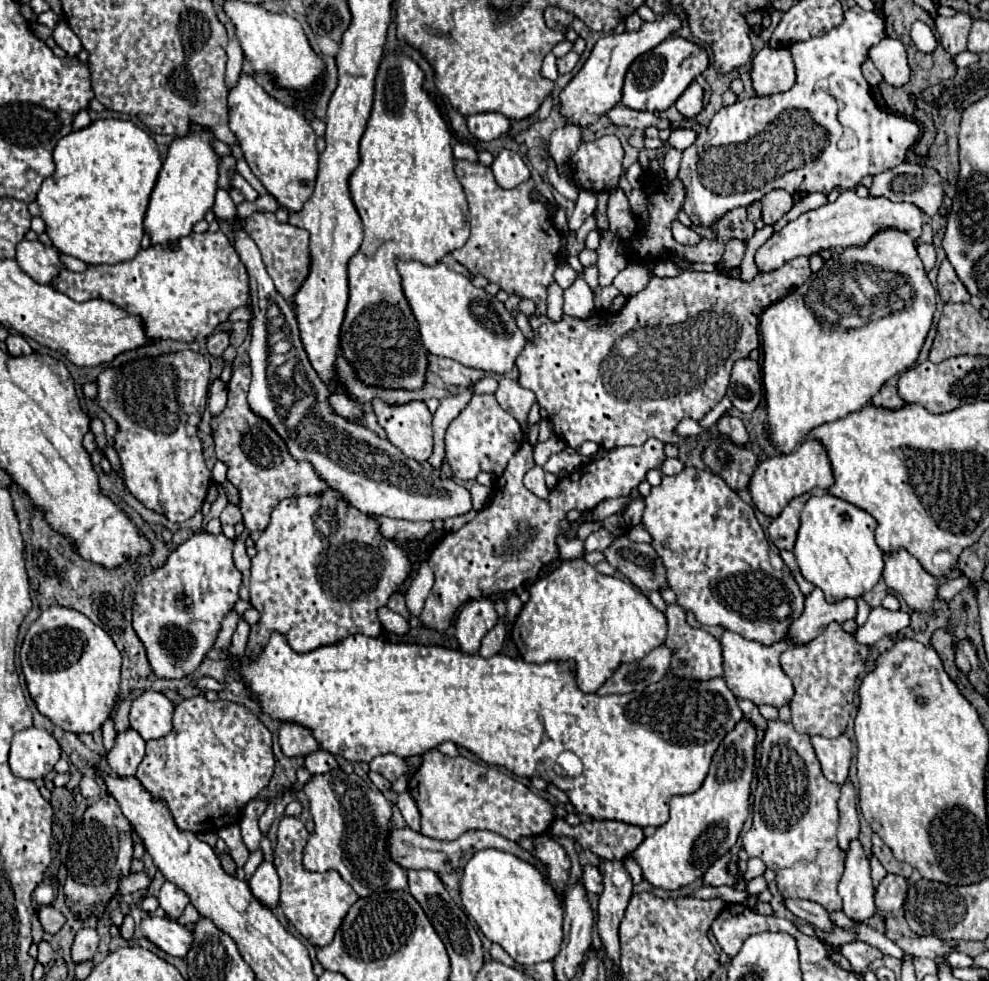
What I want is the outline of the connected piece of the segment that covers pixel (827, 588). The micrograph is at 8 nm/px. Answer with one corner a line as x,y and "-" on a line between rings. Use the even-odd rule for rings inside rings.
813,494
807,500
793,554
803,578
821,588
827,602
859,598
881,578
883,552
875,544
875,524
873,516
831,494

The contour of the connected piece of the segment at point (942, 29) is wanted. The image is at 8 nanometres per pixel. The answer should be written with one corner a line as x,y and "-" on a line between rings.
957,12
951,18
945,18
945,16
935,18
935,28
939,32
941,44
951,56
957,56
959,52
967,50
967,36
971,32
971,24
973,24
973,18
965,12

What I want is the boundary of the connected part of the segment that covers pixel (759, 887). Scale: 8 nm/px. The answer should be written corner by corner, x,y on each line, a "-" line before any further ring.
757,876
757,878
753,878
753,880
749,880
747,882
747,890
749,890
749,894
751,894
751,900
749,900
749,904
753,906
753,904
757,904
757,900
755,900
755,896
759,894
759,892
763,892
767,888
767,882
765,882
765,878
763,876

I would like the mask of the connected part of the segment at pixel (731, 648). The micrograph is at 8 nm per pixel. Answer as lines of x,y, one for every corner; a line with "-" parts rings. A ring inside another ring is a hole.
725,630
721,636
721,646
723,646
723,670
725,670
725,682
729,690
737,698
751,700
753,704
771,704
779,708
781,704
789,704
793,696
793,684
785,676
785,672
779,666
779,654
789,648
797,648
801,644
783,641
777,646
763,646
759,642
751,642
741,638
735,632

